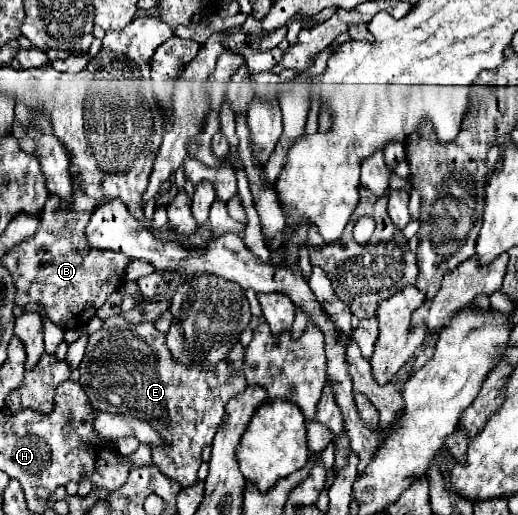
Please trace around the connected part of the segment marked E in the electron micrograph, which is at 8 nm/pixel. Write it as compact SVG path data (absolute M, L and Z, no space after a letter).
M120 314L104 322L104 326L90 334L84 360L80 362L80 384L88 394L92 406L108 414L132 414L152 422L168 438L168 446L152 450L158 470L182 484L182 488L198 482L198 468L202 464L202 448L208 446L224 418L226 402L240 394L246 386L242 372L244 346L236 344L224 362L202 372L200 364L182 366L172 360L166 348L166 336L154 324L130 324Z

